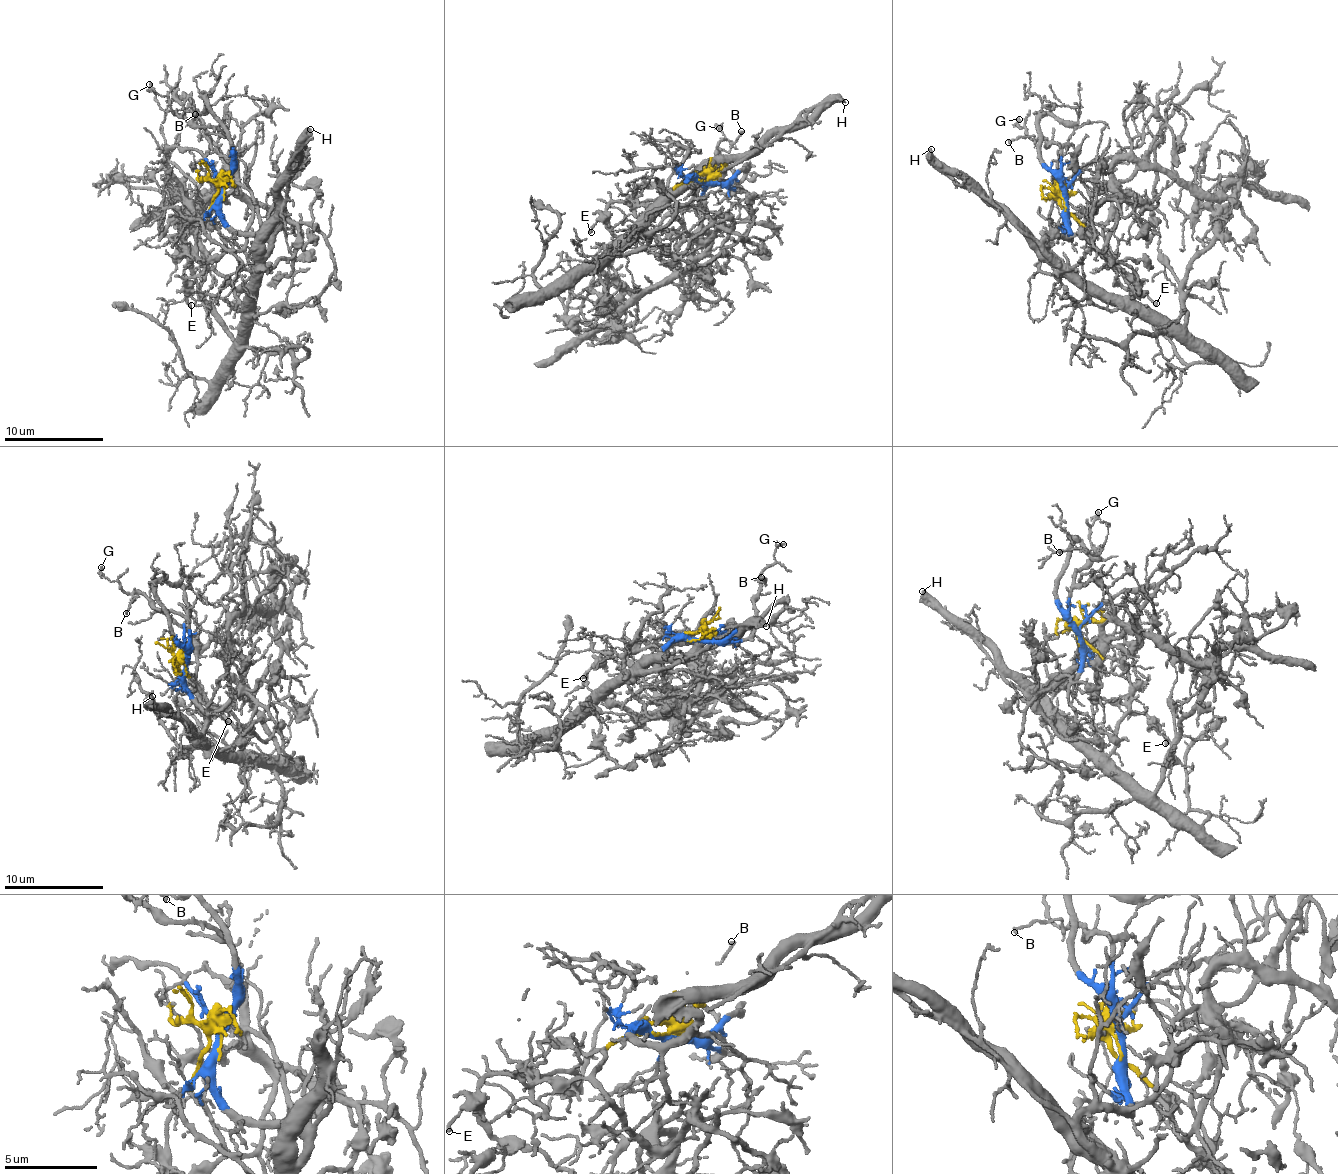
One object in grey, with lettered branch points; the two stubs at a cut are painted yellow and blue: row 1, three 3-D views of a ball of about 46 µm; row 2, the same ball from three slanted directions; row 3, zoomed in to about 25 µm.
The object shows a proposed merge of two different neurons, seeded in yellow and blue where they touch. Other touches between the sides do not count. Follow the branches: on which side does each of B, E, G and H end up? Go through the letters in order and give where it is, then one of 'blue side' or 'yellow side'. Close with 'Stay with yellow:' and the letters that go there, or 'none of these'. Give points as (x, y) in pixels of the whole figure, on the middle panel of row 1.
B: (741, 131) | blue side
E: (591, 232) | yellow side
G: (719, 128) | blue side
H: (845, 102) | blue side
Stay with yellow: E

